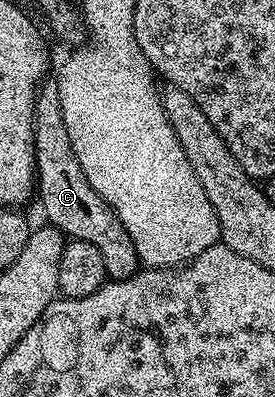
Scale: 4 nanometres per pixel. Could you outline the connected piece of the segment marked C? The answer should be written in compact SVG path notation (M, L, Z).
M45 79L36 91L32 130L36 192L38 200L40 196L40 208L48 219L45 221L59 232L67 233L71 239L98 246L98 254L102 254L102 262L108 271L108 280L129 280L142 268L138 250L134 250L134 242L130 234L126 234L126 226L122 226L116 211L97 194L90 182L86 182L86 174L82 174L82 166L78 166L74 146L70 146L70 134L66 134L60 85L55 79Z

